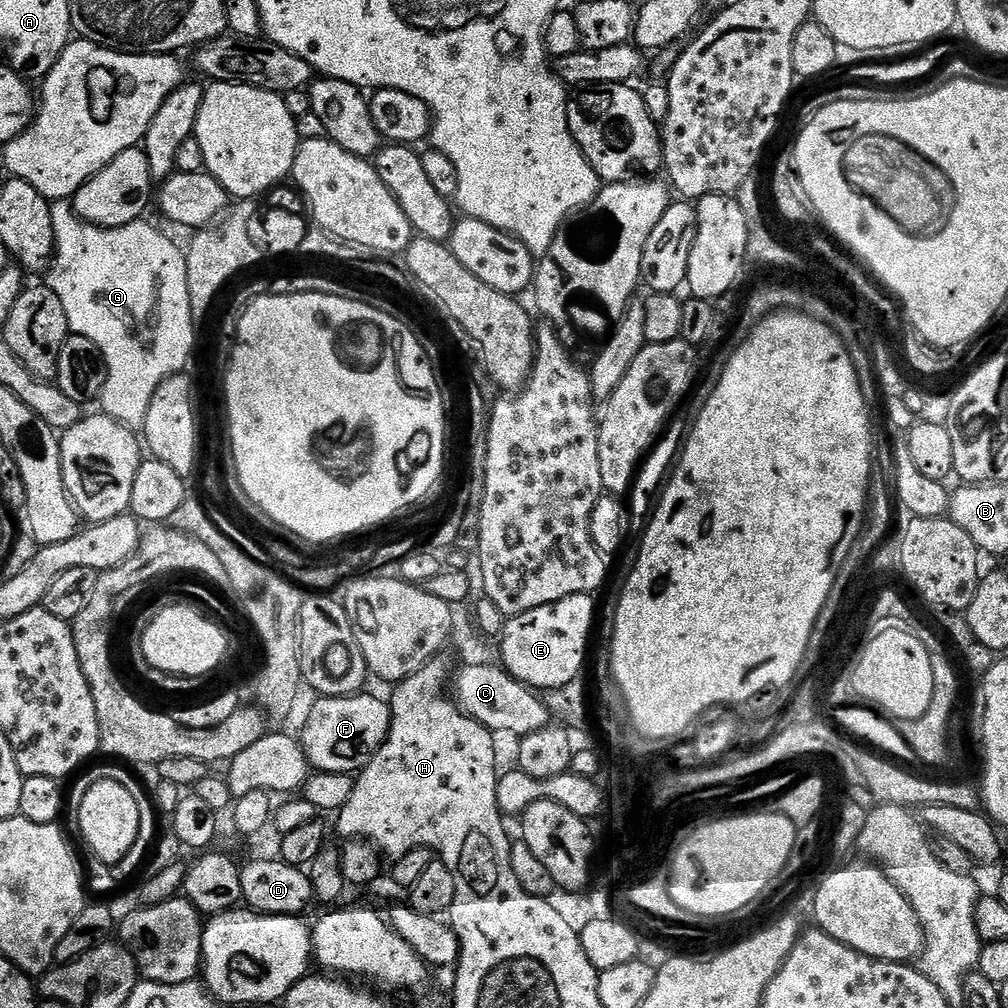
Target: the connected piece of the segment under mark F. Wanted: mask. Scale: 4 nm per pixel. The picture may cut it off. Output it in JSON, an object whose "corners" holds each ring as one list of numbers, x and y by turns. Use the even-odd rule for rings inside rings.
{"corners":[[368,695,320,696,310,716,302,722,304,729,298,732,298,739,309,765,316,772,359,773,382,742,386,742,392,721,389,701]]}

